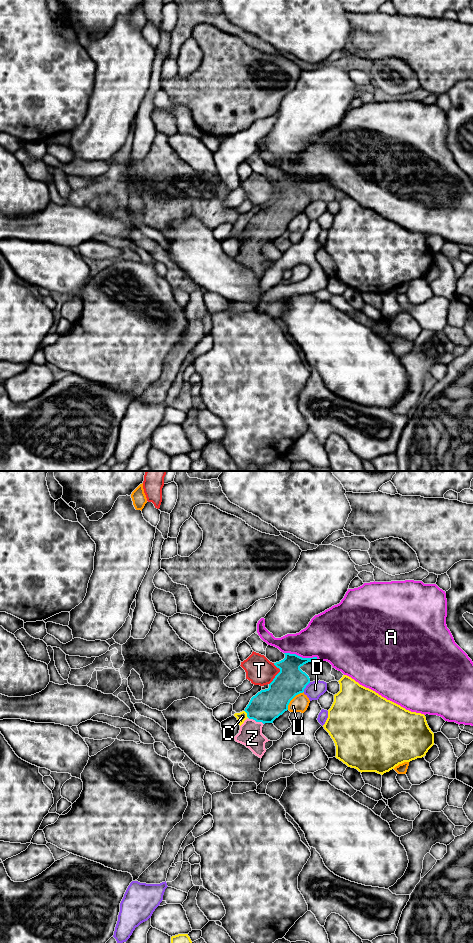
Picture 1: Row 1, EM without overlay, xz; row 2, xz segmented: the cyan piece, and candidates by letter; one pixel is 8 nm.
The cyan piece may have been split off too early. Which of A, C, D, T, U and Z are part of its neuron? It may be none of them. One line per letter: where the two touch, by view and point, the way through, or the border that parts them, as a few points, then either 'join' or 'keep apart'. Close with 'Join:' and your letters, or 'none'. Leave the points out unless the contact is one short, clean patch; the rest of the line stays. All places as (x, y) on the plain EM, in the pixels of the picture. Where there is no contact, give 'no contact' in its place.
A: meets cyan in xz at (301, 177); keep apart
C: meets cyan in xz at (247, 234); keep apart
D: meets cyan in xz at (305, 207); border along xz (310, 202), (303, 211); keep apart
T: meets cyan in xz at (277, 194); border along xz (274, 183), (279, 192), (269, 204); keep apart
U: meets cyan in xz at (292, 218); border along xz (303, 211), (290, 221), (287, 229); keep apart
Z: meets cyan in xz at (256, 241); runs through xz (267, 225), (258, 234), (256, 241), (252, 246), (250, 254); join
Join: Z

